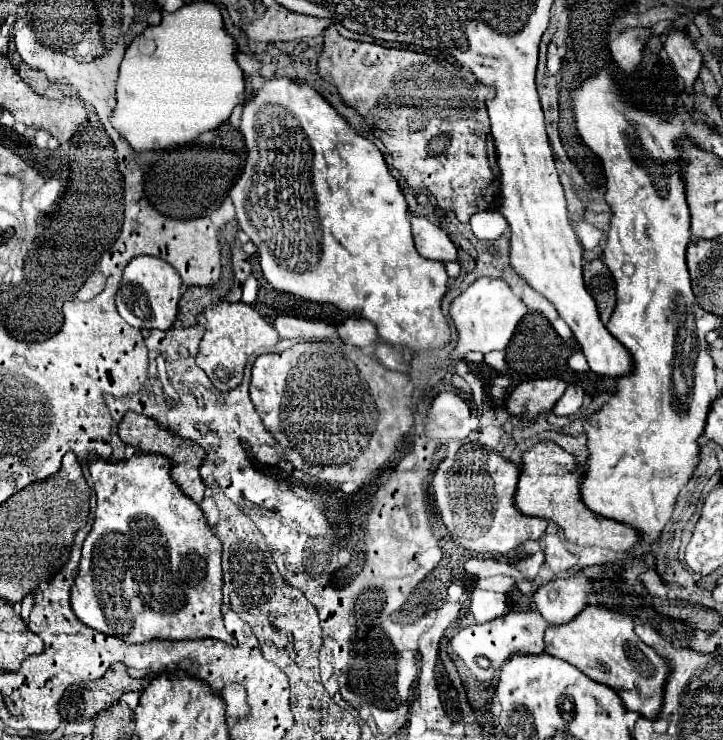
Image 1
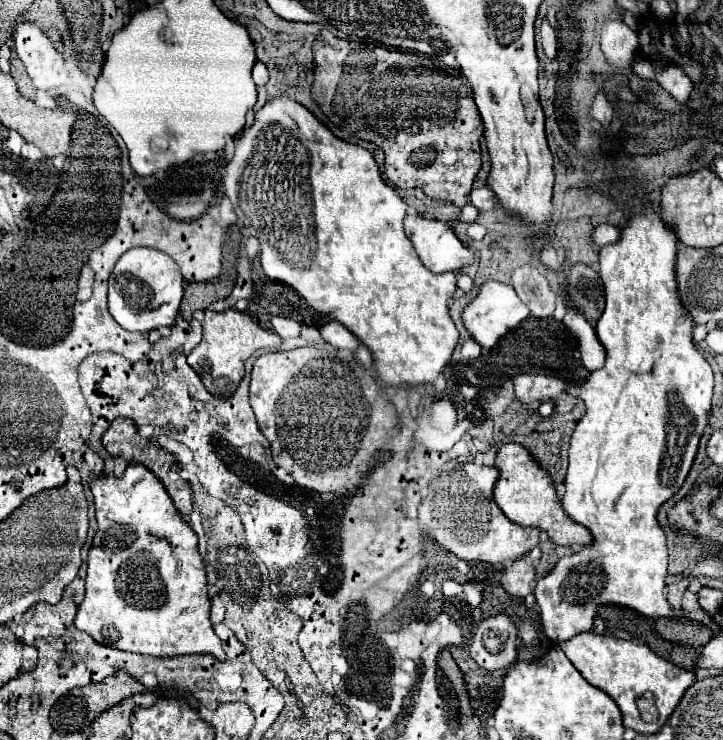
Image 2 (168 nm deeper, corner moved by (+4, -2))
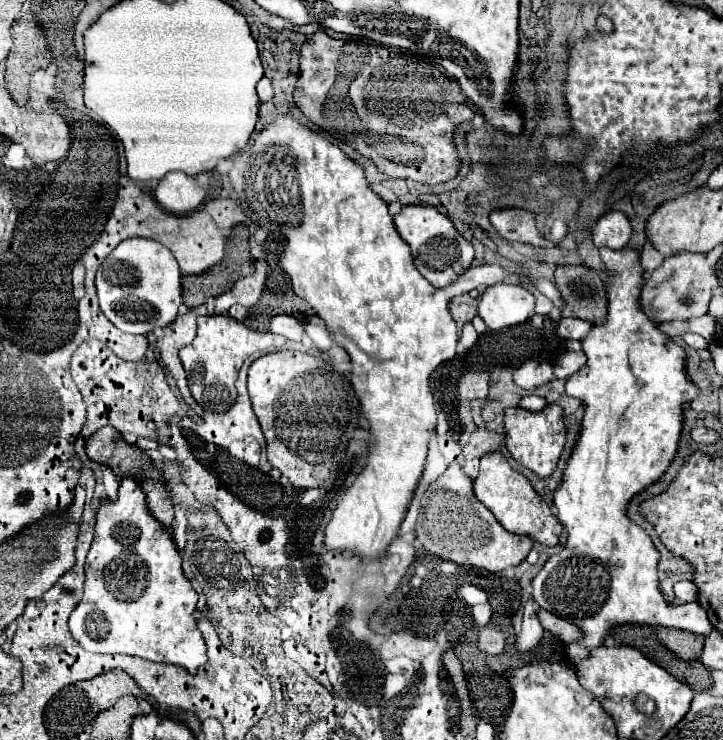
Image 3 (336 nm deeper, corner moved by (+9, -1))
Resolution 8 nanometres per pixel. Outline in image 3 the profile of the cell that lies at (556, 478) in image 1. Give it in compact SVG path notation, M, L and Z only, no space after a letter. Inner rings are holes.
M493 451L481 457L481 469L475 479L475 495L477 499L491 509L491 513L497 517L497 521L509 531L517 535L527 535L547 547L557 545L559 537L563 533L563 525L559 519L551 513L545 499L533 489L529 479L515 471L501 451Z

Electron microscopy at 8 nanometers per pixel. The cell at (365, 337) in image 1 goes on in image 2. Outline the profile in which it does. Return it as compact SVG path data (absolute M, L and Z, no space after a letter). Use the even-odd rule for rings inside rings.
M326 322L324 326L320 326L320 334L322 338L334 346L334 348L346 348L346 350L356 350L360 346L358 340L354 340L354 334L350 334L342 324L338 322Z

